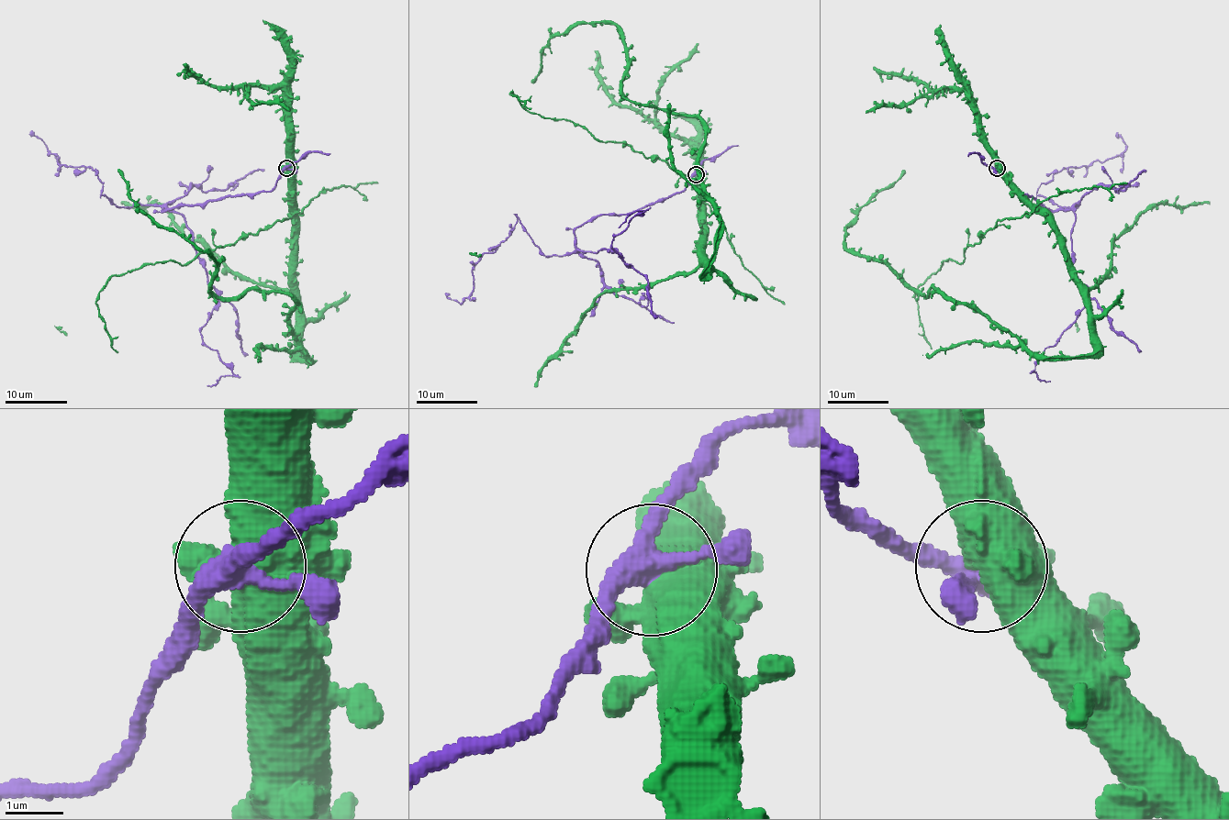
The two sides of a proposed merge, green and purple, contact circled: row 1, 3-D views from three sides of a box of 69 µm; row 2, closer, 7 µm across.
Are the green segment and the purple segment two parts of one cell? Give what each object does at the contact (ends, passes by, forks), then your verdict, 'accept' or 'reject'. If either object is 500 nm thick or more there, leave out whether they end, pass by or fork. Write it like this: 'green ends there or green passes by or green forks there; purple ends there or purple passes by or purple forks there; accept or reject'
reject

